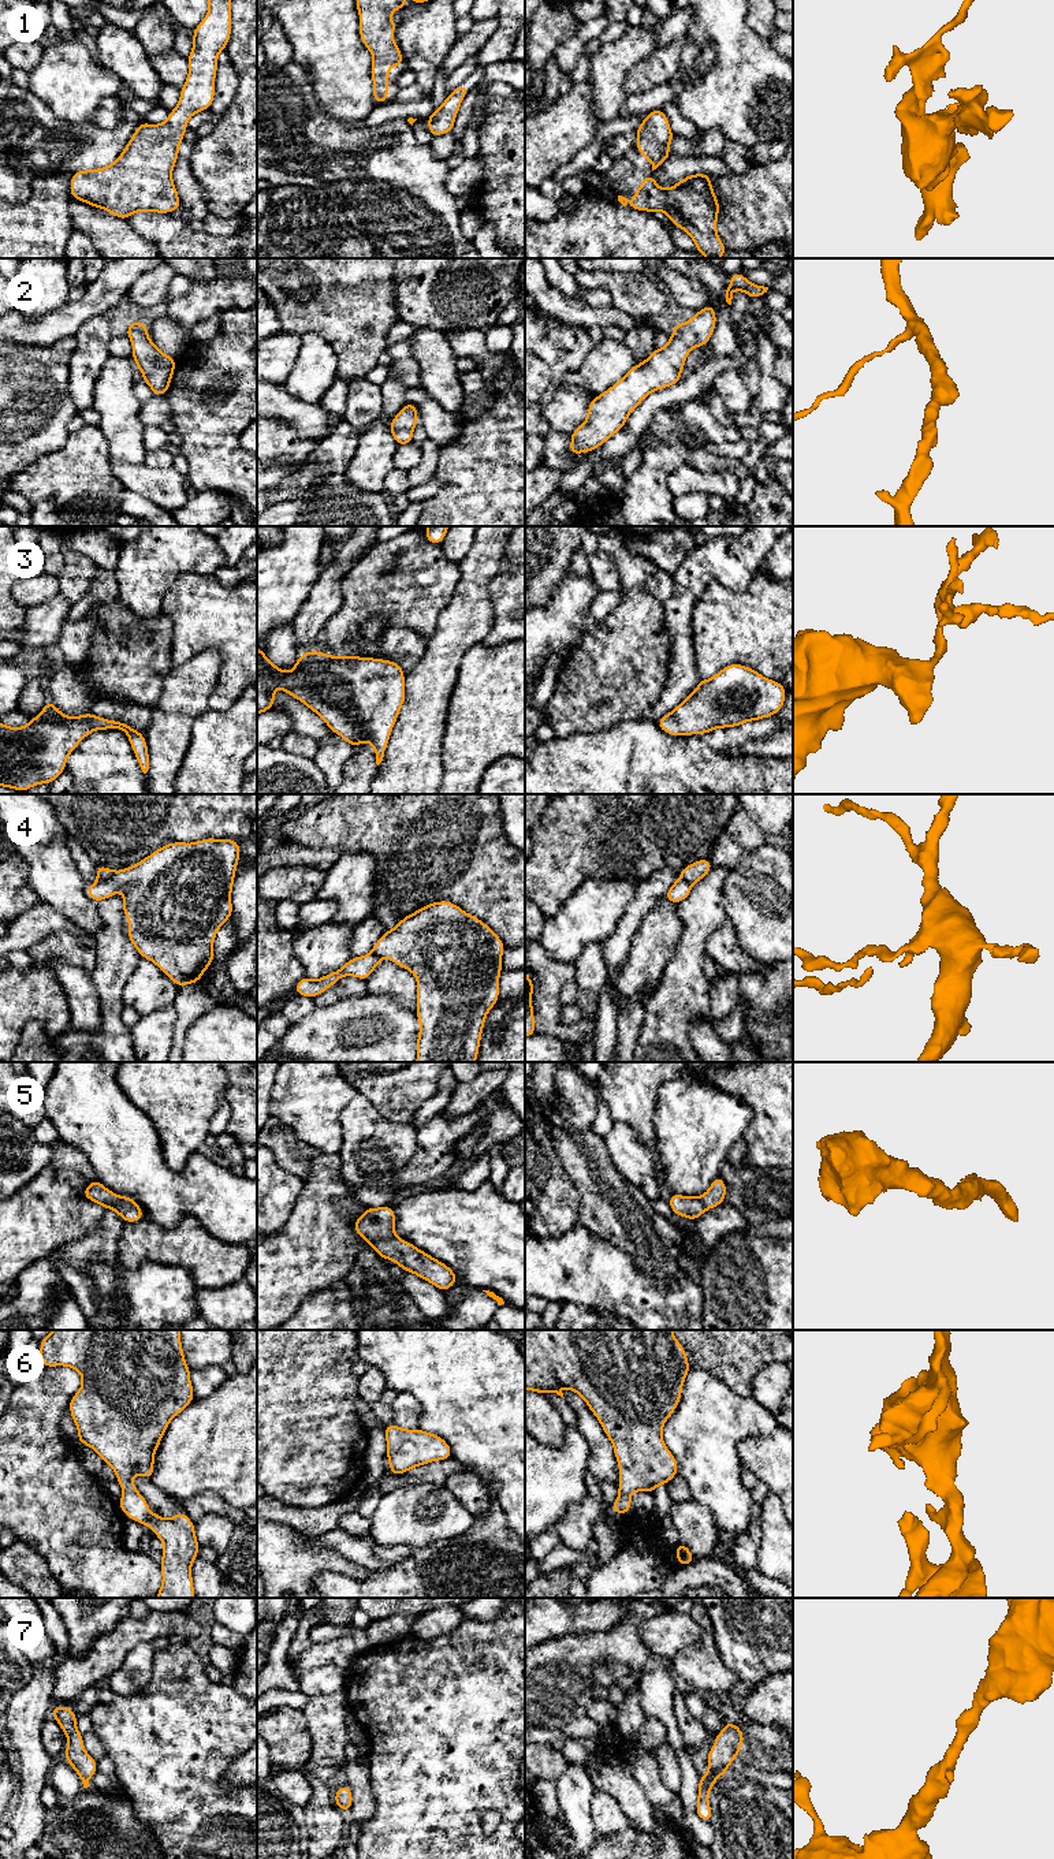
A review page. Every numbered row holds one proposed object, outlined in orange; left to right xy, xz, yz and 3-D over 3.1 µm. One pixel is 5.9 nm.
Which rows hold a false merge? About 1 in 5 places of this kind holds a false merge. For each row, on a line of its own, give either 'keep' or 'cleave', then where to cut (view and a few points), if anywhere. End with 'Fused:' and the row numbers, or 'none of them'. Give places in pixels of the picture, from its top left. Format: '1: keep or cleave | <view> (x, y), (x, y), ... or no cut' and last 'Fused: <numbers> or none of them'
1: keep | no cut
2: keep | no cut
3: keep | no cut
4: cleave | xy (118, 872), (99, 882)
5: keep | no cut
6: keep | no cut
7: keep | no cut
Fused: 4

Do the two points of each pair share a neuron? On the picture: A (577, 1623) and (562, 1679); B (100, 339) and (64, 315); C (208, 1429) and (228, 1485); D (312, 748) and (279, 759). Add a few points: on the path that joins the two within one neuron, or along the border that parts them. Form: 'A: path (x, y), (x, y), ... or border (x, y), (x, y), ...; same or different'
A: border (606, 1630), (563, 1634), (550, 1636), (543, 1642); different
B: border (105, 313), (89, 317), (74, 335); different
C: path (218, 1442), (228, 1453), (228, 1471); same
D: border (280, 748), (313, 759); different

